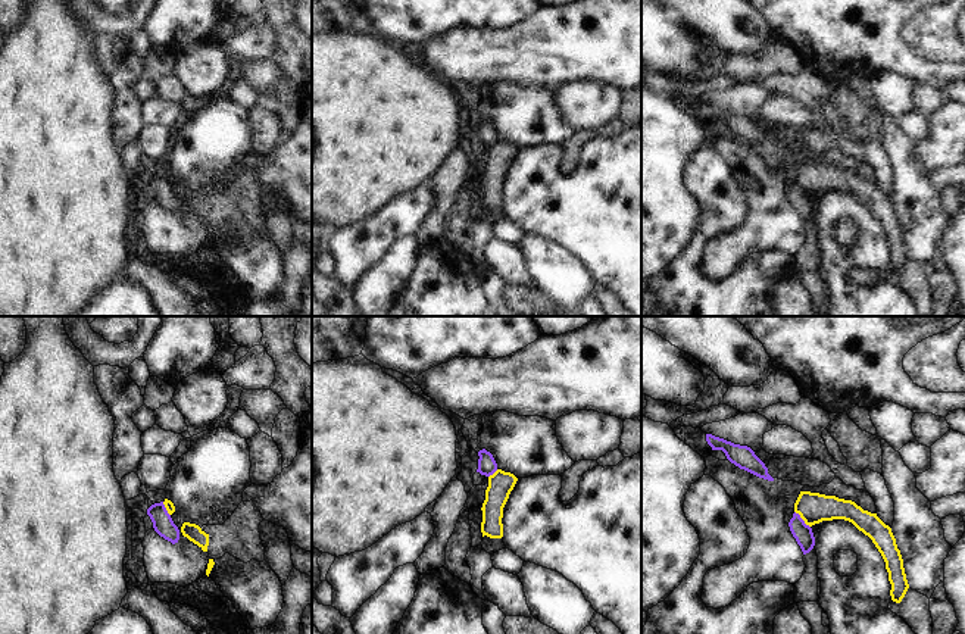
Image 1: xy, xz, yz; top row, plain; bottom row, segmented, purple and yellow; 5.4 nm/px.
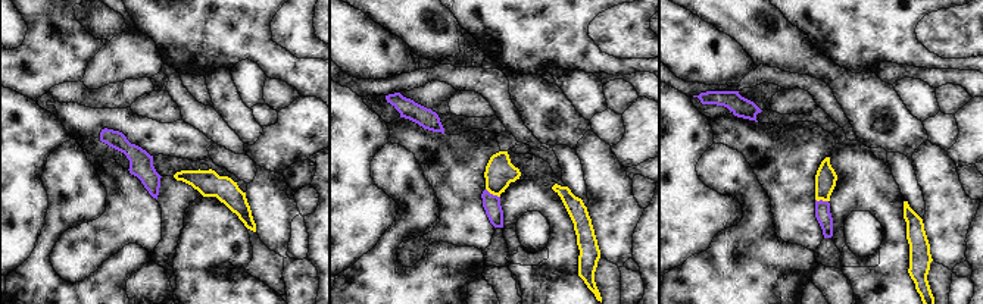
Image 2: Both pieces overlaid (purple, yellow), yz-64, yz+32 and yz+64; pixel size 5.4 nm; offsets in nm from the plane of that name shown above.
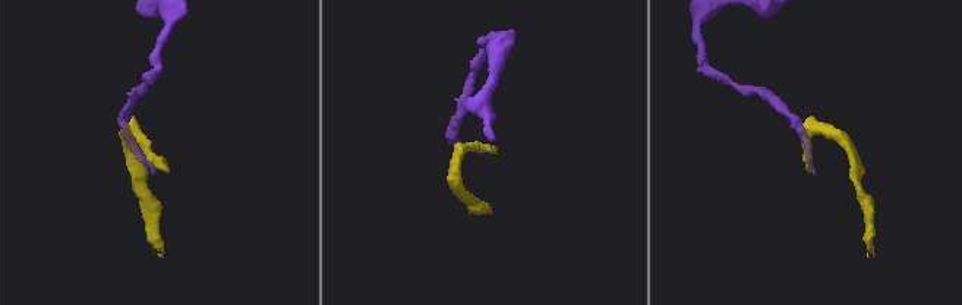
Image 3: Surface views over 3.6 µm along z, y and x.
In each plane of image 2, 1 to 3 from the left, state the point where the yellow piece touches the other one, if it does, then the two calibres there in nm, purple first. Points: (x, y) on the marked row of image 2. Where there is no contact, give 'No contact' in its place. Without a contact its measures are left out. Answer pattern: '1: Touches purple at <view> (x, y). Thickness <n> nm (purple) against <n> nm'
1: No contact
2: Touches purple at yz+32 (492, 194). Thickness 100 nm (purple) against 160 nm
3: Touches purple at yz+64 (821, 200). Thickness 90 nm (purple) against 120 nm

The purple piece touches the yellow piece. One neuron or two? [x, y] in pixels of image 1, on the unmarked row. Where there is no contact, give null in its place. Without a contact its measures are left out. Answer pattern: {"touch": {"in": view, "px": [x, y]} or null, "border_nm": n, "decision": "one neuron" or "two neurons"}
{"touch": {"in": "yz", "px": [802, 190]}, "border_nm": 130, "decision": "two neurons"}

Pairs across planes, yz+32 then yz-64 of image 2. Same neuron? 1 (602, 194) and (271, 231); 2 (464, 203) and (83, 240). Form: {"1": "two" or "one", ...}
{"1": "one", "2": "one"}

